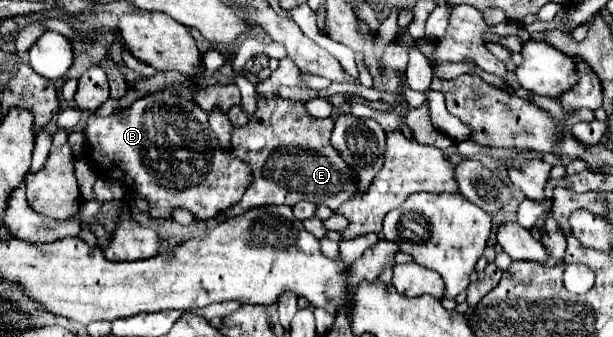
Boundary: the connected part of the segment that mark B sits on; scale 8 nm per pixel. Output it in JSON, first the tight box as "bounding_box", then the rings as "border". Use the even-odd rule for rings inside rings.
{"bounding_box":[84,91,250,221],"border":[[[168,91],[152,93],[152,95],[148,95],[148,97],[142,97],[142,99],[134,101],[130,107],[124,109],[124,115],[108,115],[108,117],[92,115],[92,117],[88,119],[88,123],[86,123],[86,127],[84,127],[84,137],[86,137],[88,151],[90,151],[92,167],[94,167],[98,173],[104,171],[102,177],[120,181],[124,187],[132,189],[136,195],[140,195],[142,199],[146,199],[146,201],[148,201],[148,215],[154,217],[154,219],[170,219],[174,209],[186,209],[186,211],[190,211],[196,221],[212,219],[218,211],[228,209],[228,207],[232,207],[234,203],[238,203],[240,197],[242,197],[242,193],[246,191],[246,187],[248,187],[248,183],[250,183],[250,167],[248,167],[246,163],[242,163],[240,159],[236,159],[234,155],[230,155],[230,153],[226,153],[226,151],[220,149],[218,139],[216,139],[216,135],[212,133],[212,129],[210,129],[210,125],[208,125],[208,115],[206,115],[196,103],[192,103],[192,101],[182,101],[180,97],[176,97],[176,95],[168,93]]]}

